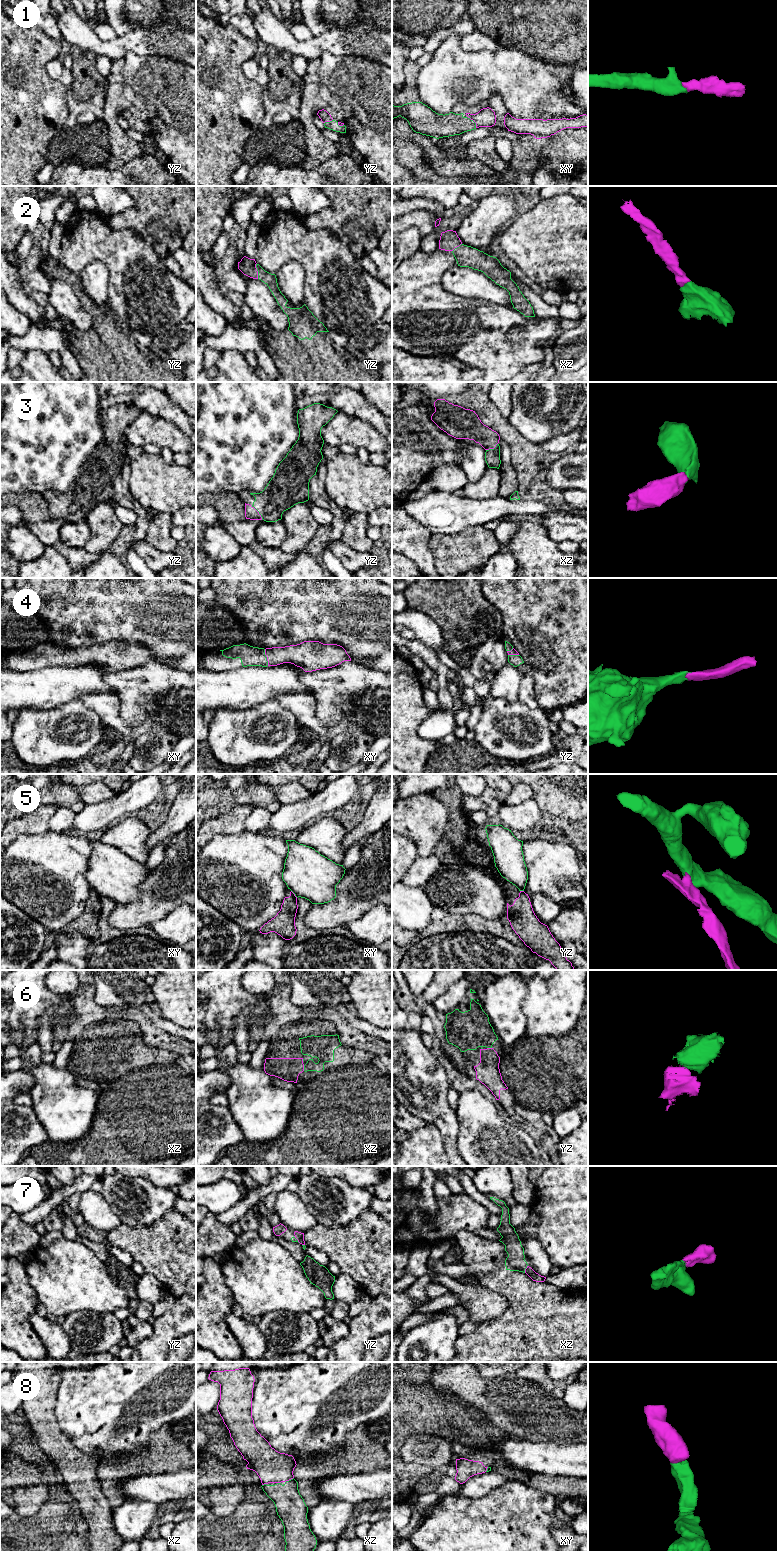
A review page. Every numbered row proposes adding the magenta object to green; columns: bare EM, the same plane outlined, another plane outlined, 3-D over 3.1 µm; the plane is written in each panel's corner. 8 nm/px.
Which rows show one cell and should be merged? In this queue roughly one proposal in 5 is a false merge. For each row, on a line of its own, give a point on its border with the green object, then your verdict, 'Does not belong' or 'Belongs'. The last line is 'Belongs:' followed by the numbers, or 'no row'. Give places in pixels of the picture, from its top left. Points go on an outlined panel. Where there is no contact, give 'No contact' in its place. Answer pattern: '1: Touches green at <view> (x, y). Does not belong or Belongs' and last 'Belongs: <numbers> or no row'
1: Touches green at xy (473, 121). Belongs
2: Touches green at yz (258, 271). Belongs
3: Touches green at yz (258, 511). Belongs
4: Touches green at xy (266, 657). Belongs
5: Touches green at xy (294, 893). Does not belong
6: Touches green at xz (304, 1068). Belongs
7: Touches green at xz (525, 1268). Belongs
8: Touches green at xz (289, 1480). Belongs
Belongs: 1, 2, 3, 4, 6, 7, 8

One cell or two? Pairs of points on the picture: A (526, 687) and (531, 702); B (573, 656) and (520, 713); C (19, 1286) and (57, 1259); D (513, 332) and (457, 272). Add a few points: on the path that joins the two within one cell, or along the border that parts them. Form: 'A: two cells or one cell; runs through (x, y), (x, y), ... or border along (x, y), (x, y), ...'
A: one cell; runs through (526, 691), (528, 698)
B: two cells; border along (538, 706), (544, 711)
C: two cells; border along (23, 1263), (26, 1269), (27, 1281), (39, 1300)
D: two cells; border along (460, 295), (482, 298), (506, 305)

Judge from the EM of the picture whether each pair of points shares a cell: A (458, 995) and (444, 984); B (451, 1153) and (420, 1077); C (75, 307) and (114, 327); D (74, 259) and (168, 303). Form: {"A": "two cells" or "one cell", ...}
{"A": "two cells", "B": "one cell", "C": "two cells", "D": "one cell"}

